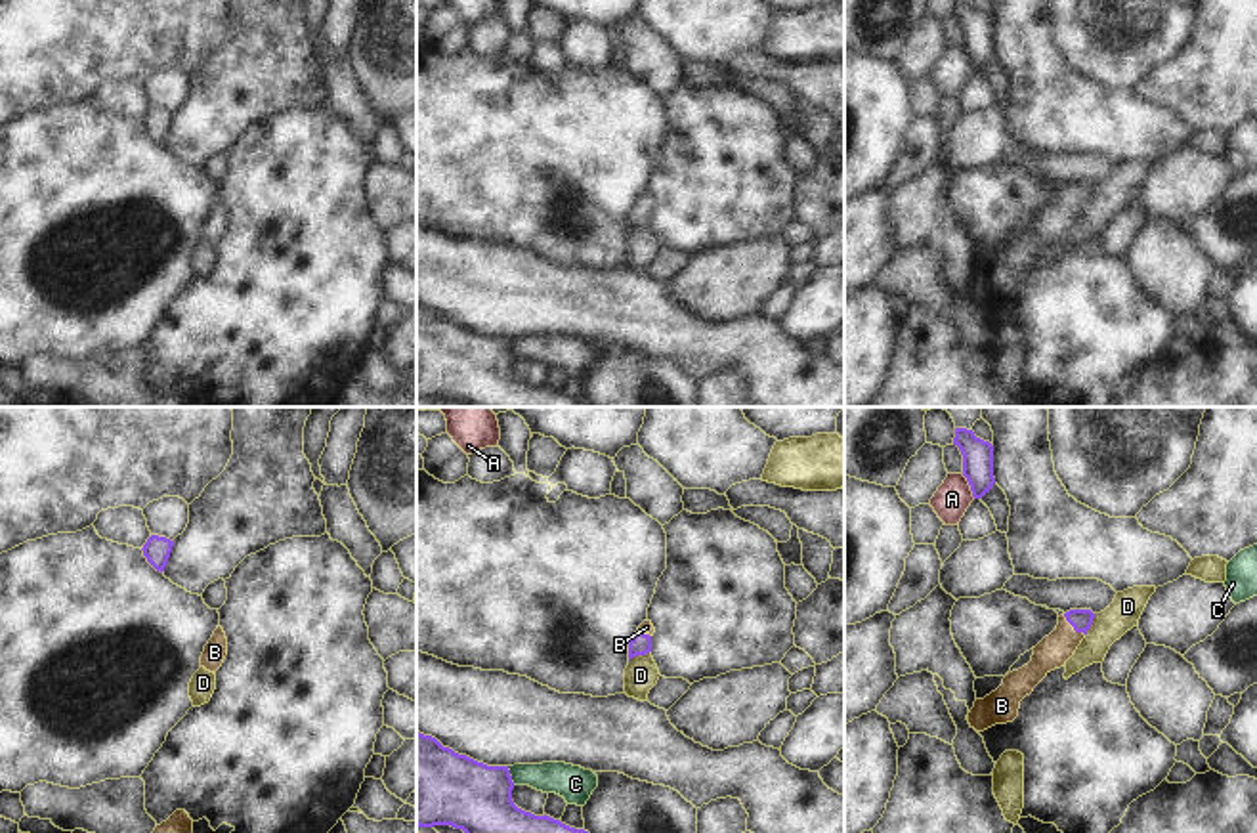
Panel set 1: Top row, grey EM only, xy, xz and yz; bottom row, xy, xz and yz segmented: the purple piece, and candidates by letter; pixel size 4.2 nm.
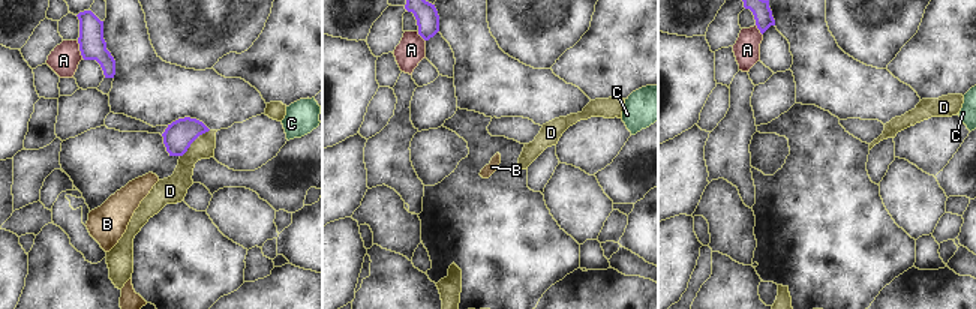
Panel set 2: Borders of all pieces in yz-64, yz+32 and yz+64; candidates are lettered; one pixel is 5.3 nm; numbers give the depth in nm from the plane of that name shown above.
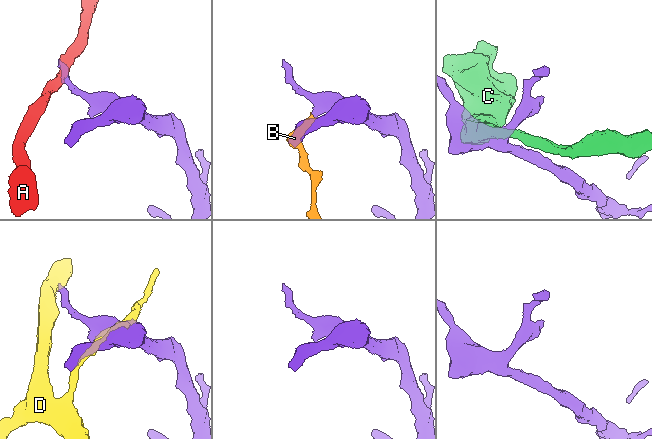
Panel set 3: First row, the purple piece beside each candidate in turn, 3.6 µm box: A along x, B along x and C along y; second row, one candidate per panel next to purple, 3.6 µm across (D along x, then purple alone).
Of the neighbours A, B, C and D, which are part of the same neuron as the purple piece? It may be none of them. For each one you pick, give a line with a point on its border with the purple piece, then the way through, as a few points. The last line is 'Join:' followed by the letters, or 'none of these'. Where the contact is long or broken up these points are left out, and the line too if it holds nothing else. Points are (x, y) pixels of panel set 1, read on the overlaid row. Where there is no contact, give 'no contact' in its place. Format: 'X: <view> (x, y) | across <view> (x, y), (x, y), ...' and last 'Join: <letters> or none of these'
B: yz (1072, 625) | across yz (1082, 619), (1072, 625), (1053, 652)
Join: B

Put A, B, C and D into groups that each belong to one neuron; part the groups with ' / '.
A / B / C / D

